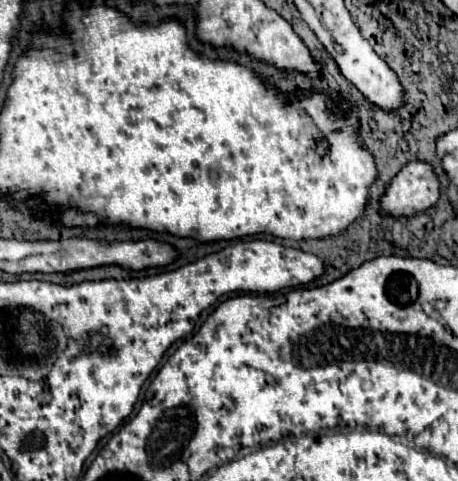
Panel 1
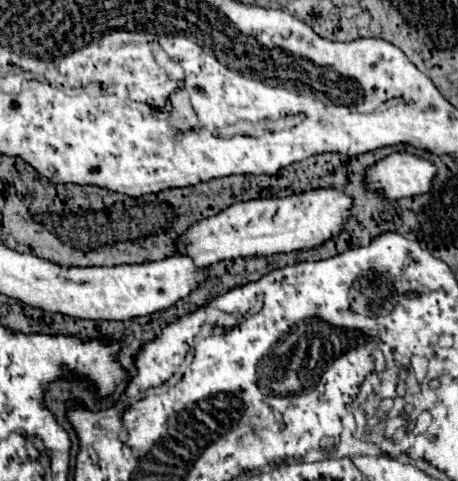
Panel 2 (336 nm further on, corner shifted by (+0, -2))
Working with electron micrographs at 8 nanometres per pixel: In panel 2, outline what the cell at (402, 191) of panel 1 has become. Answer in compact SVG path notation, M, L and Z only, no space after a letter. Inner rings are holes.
M318 189L284 199L252 199L234 203L200 225L188 229L188 249L180 249L200 267L208 267L222 259L238 259L248 255L276 255L300 249L312 249L326 239L338 235L350 219L352 199L336 189Z

